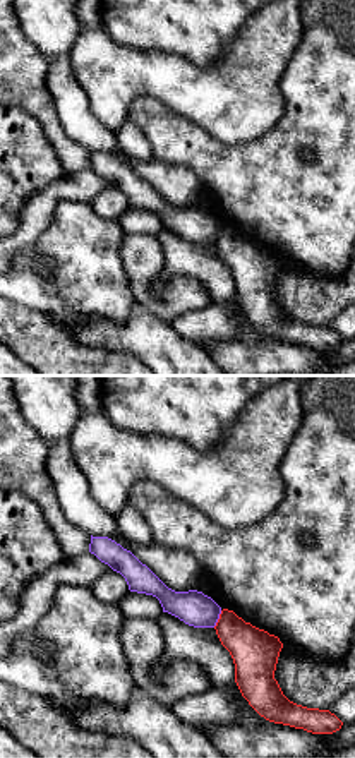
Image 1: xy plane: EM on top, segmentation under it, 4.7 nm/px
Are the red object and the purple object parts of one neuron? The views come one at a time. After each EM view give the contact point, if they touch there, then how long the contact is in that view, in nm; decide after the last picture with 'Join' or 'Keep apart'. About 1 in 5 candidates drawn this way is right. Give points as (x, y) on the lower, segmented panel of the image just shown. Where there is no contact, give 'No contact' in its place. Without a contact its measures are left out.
Touches red at (218, 619). Shared border 90 nm

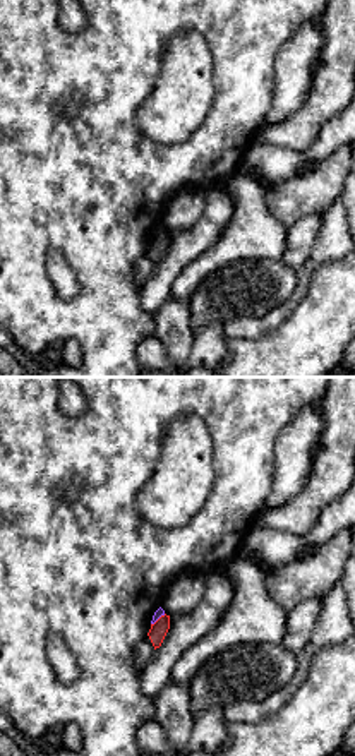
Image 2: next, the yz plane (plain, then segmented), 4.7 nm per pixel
Touches red at (160, 618). Shared border 90 nm

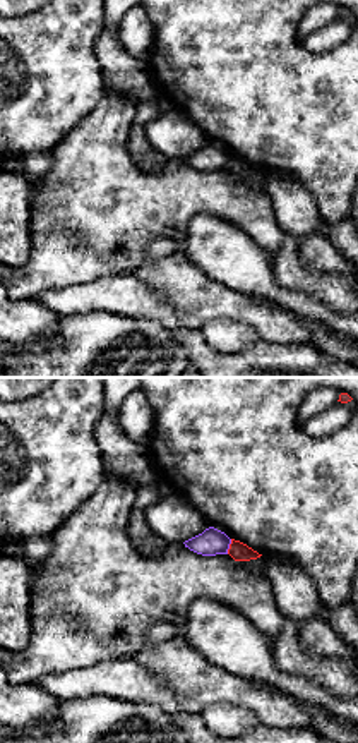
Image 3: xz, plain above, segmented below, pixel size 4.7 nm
Touches red at (230, 546). Shared border 80 nm

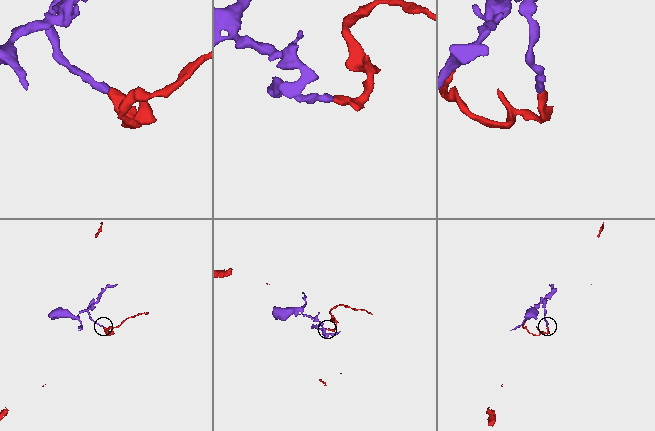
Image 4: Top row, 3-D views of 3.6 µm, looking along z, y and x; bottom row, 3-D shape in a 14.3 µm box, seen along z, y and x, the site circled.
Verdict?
Keep apart

